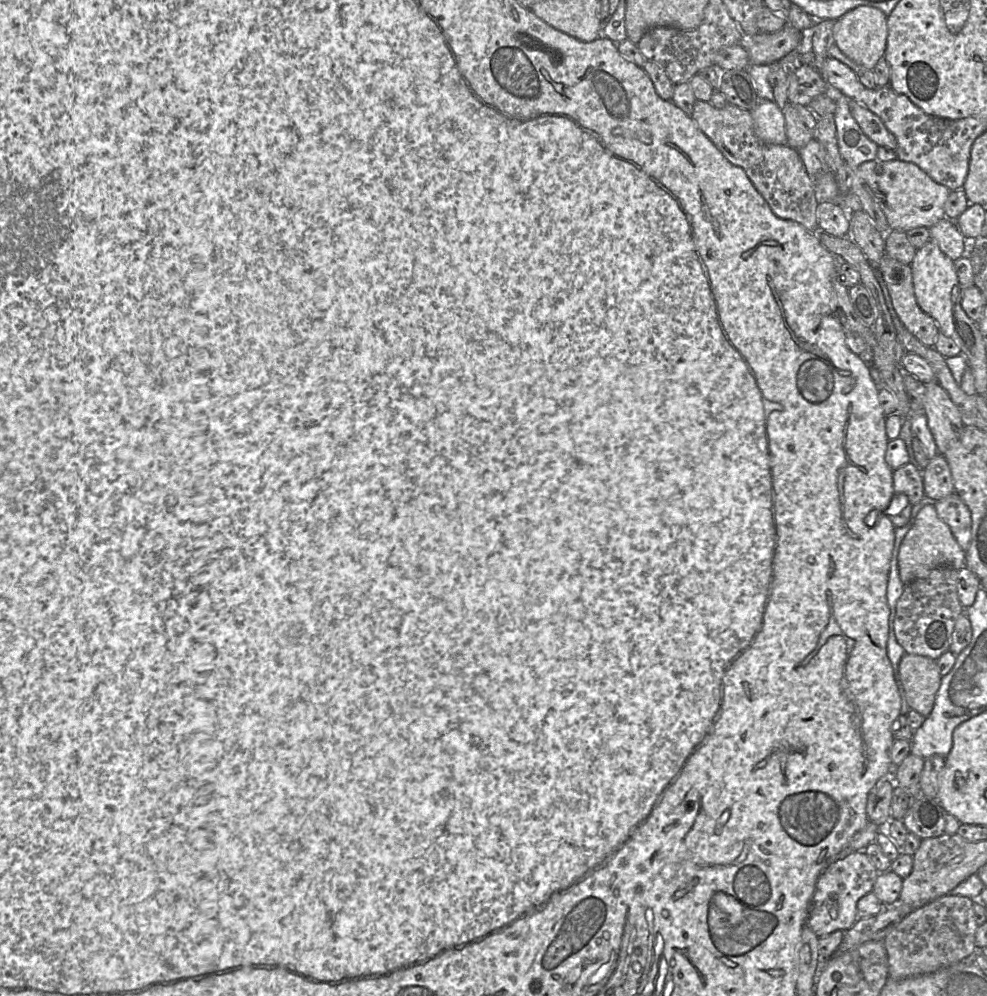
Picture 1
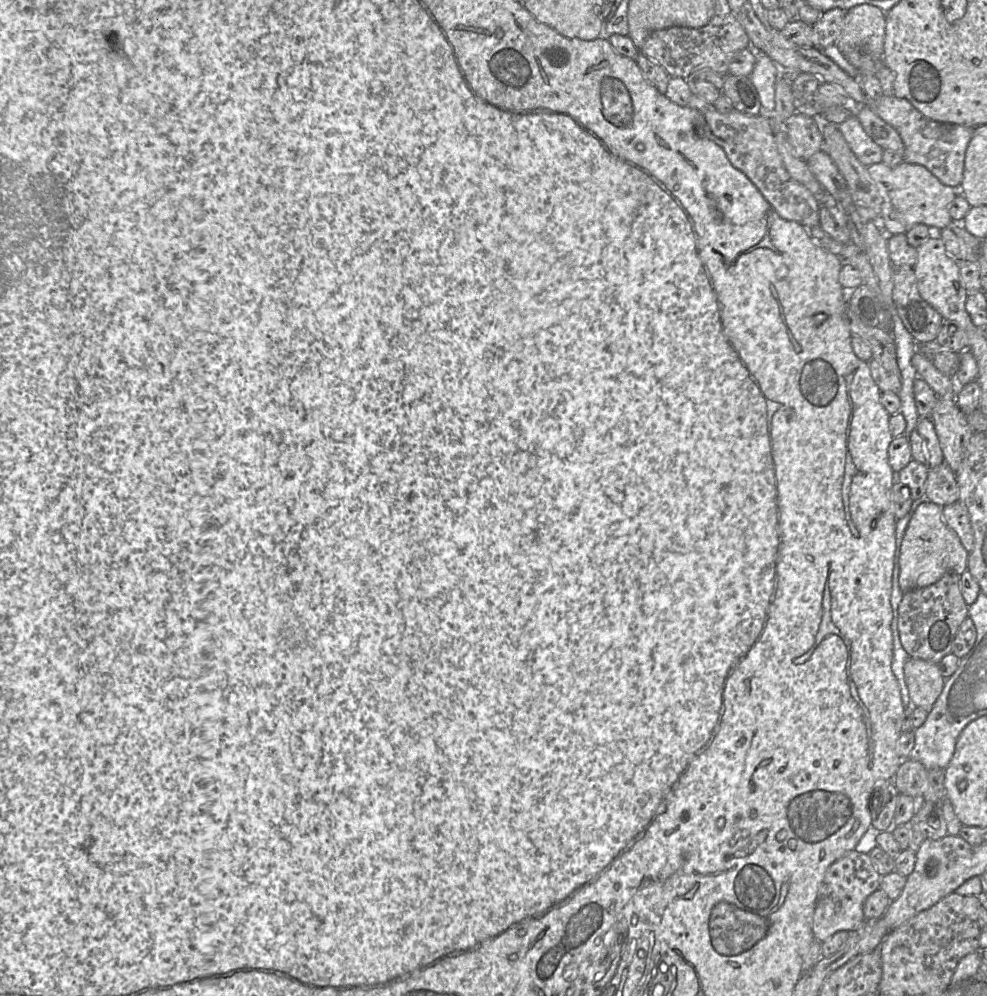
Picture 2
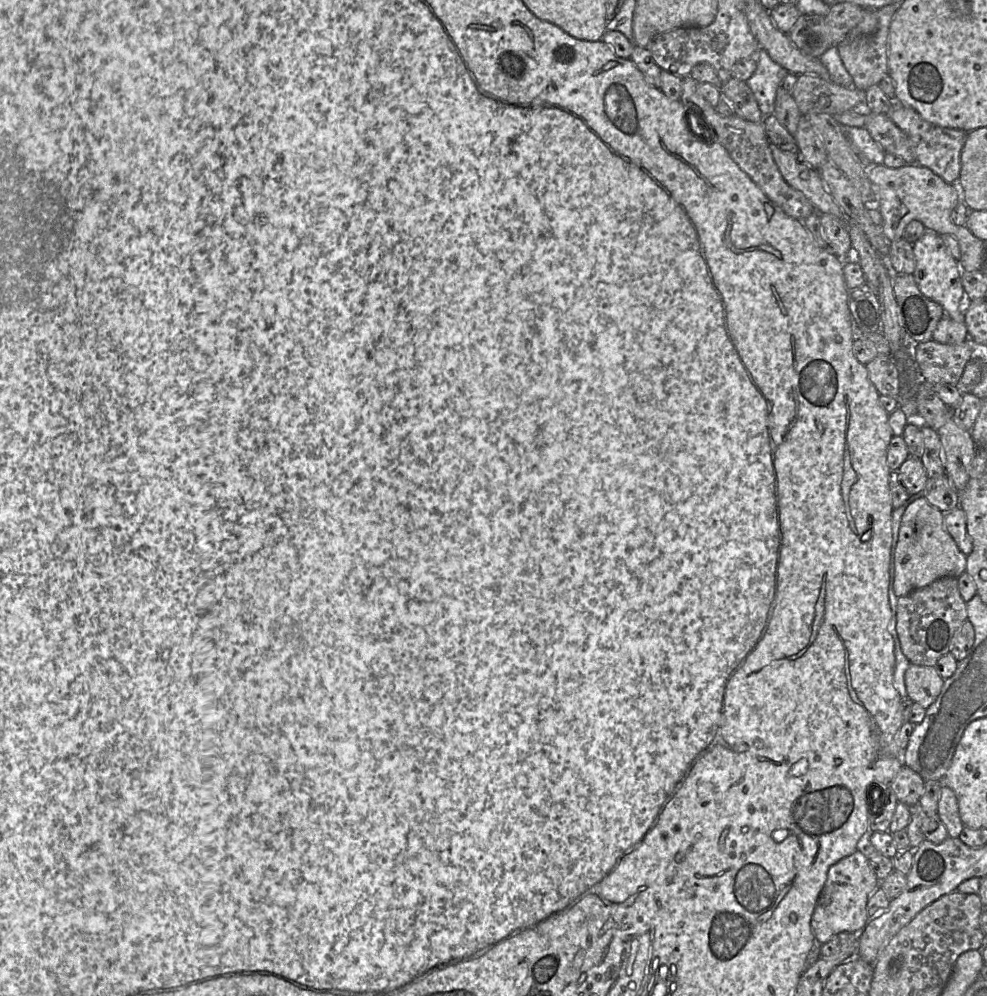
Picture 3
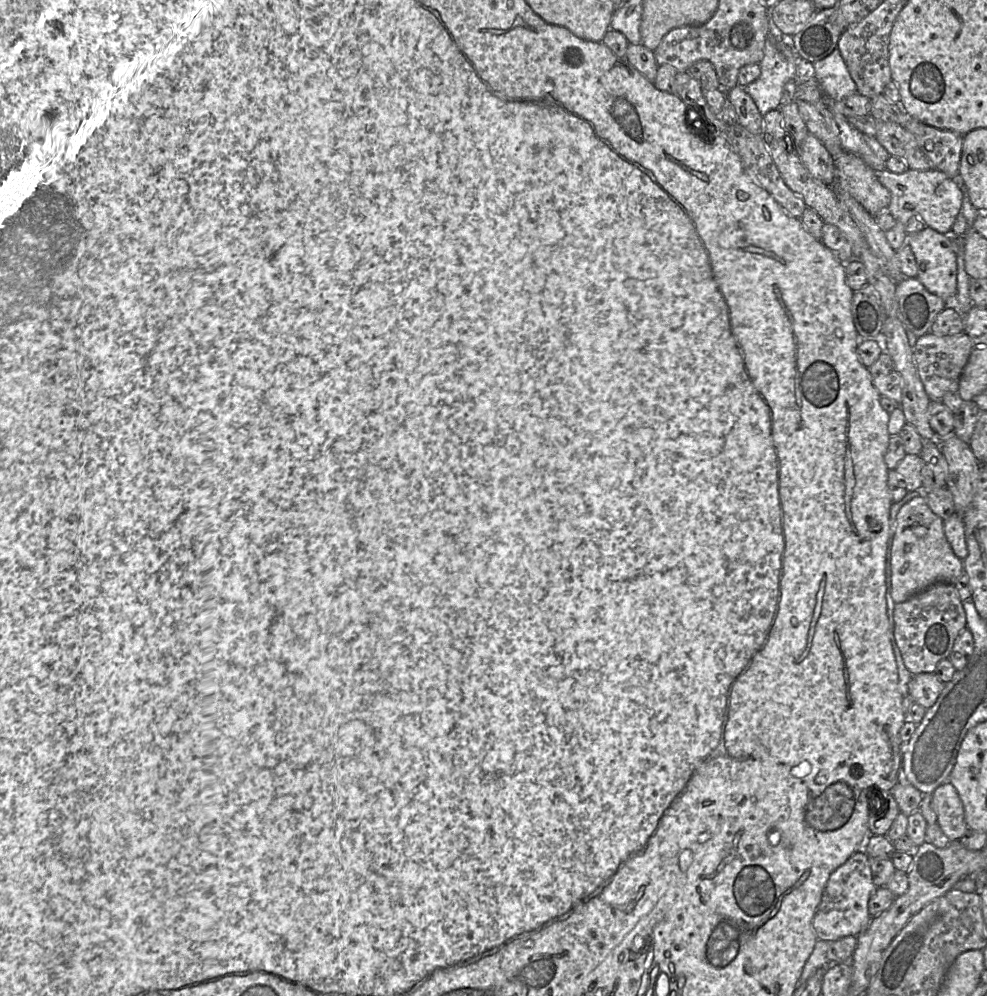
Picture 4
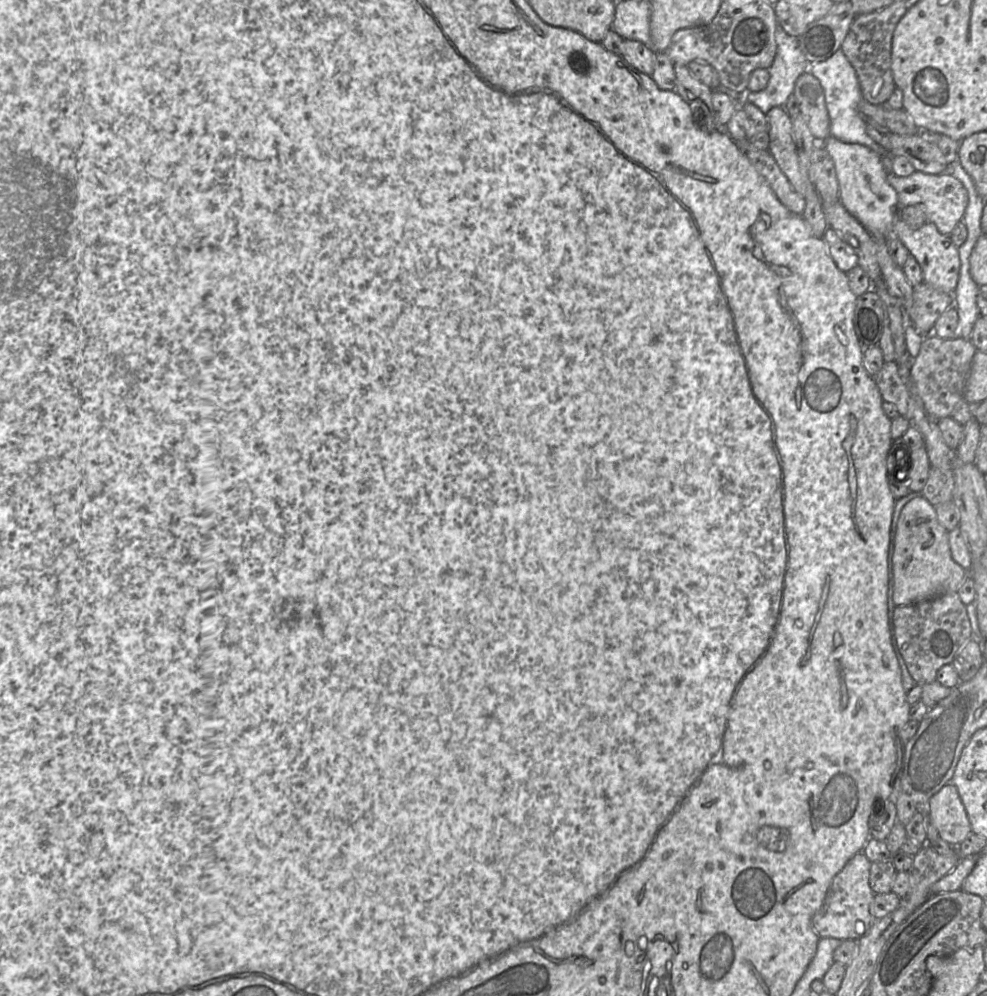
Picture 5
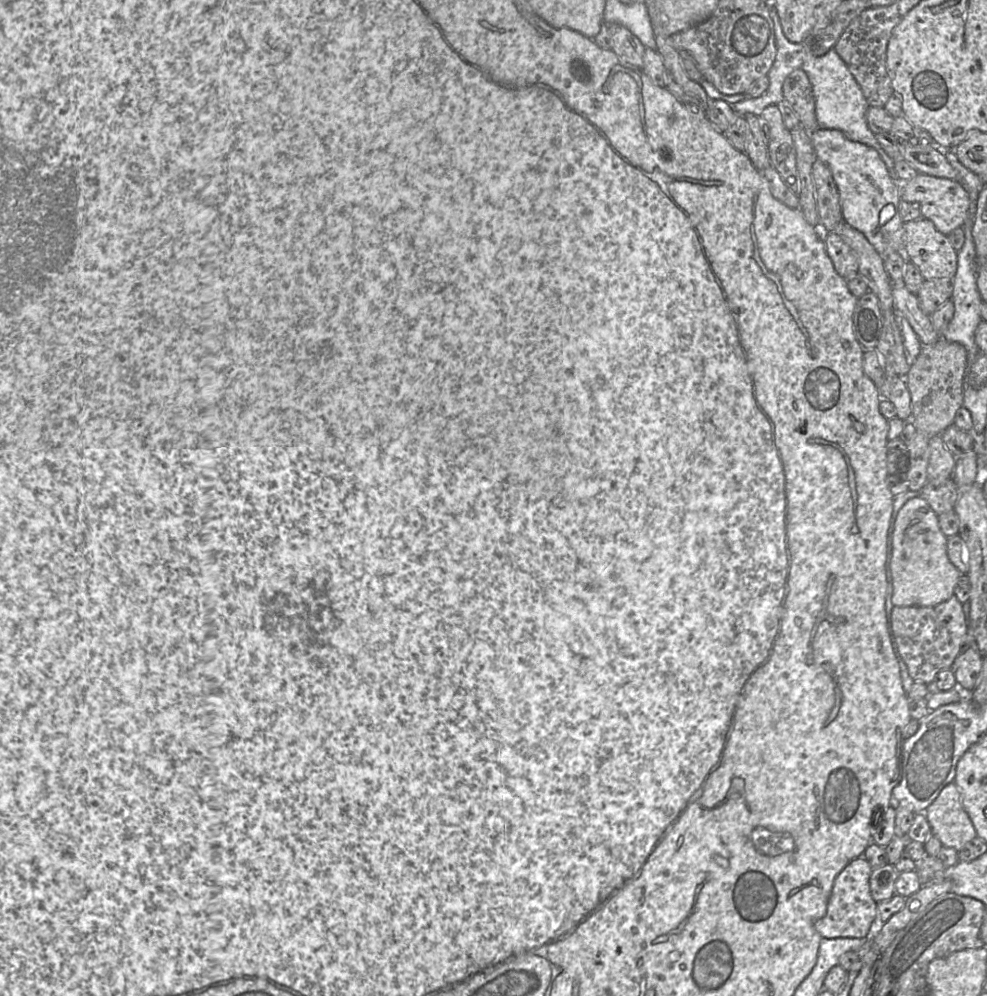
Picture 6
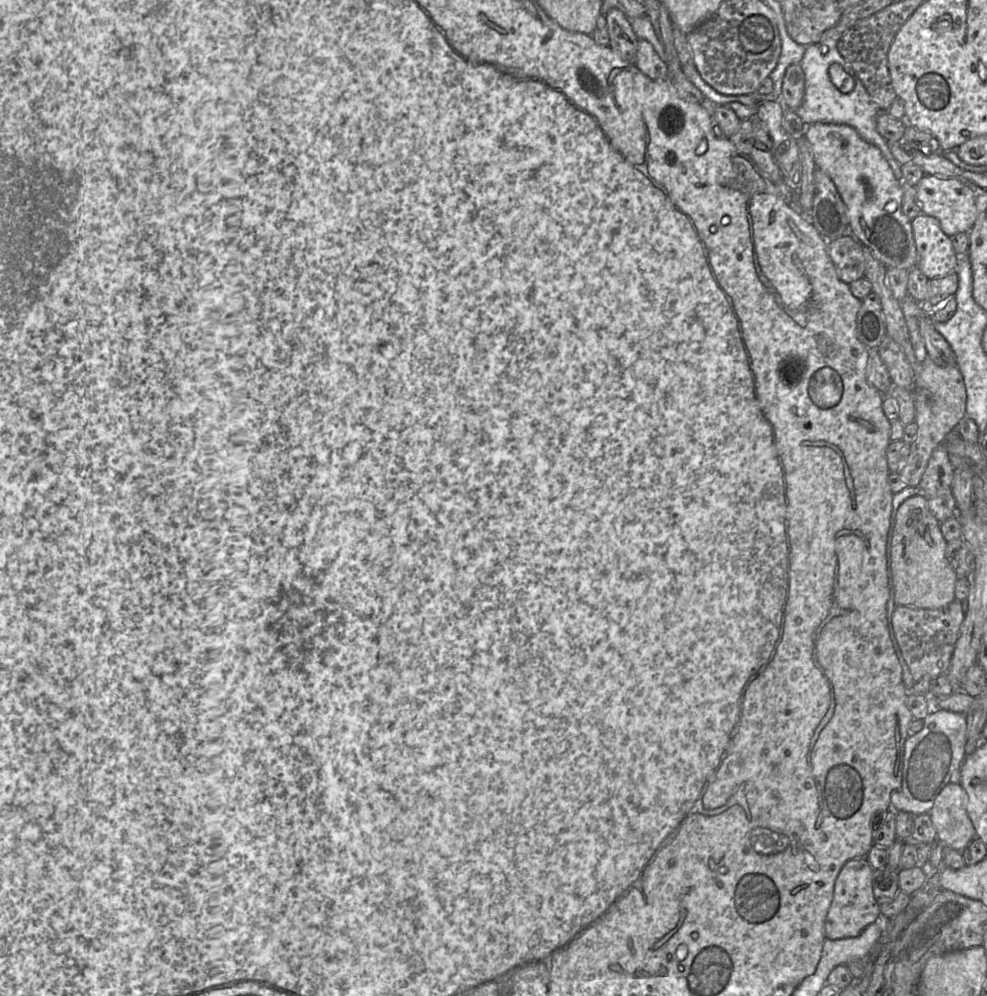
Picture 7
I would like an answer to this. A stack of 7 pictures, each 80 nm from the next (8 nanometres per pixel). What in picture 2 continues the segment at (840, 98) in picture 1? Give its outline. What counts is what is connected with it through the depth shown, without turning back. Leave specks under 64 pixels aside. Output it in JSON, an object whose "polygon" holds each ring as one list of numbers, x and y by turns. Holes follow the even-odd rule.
{"polygon":[[855,114,838,125,850,149,865,167,882,162,883,148,865,132]]}

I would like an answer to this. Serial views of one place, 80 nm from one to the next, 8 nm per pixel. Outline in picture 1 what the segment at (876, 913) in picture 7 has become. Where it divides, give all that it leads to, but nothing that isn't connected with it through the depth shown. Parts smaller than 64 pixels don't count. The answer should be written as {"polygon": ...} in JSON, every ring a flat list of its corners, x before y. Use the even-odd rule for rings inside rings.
{"polygon":[[855,851,844,858,832,861,816,883,807,925,818,937,835,931,849,930,858,919,858,903,871,892,879,872,864,851]]}

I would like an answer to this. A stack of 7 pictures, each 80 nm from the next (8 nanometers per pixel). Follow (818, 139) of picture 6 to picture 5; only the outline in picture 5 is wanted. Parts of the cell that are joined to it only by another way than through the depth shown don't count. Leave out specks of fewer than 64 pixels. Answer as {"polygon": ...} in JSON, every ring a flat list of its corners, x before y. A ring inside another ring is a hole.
{"polygon":[[830,136,824,141,819,141,819,144,823,145,824,149,833,160,839,185,840,202,842,205,861,223,873,238,887,239,892,234,895,219,900,218,898,217,898,195,887,180,890,171,884,164,880,155,864,145,845,143,833,136]]}

